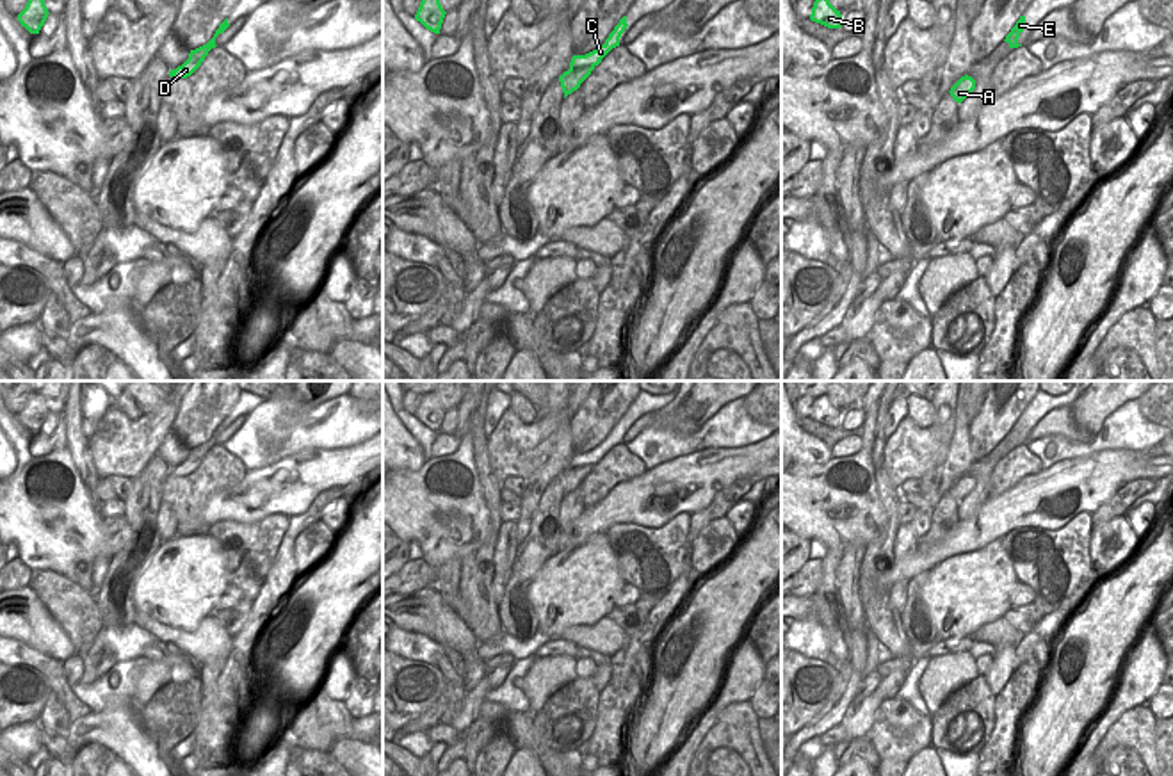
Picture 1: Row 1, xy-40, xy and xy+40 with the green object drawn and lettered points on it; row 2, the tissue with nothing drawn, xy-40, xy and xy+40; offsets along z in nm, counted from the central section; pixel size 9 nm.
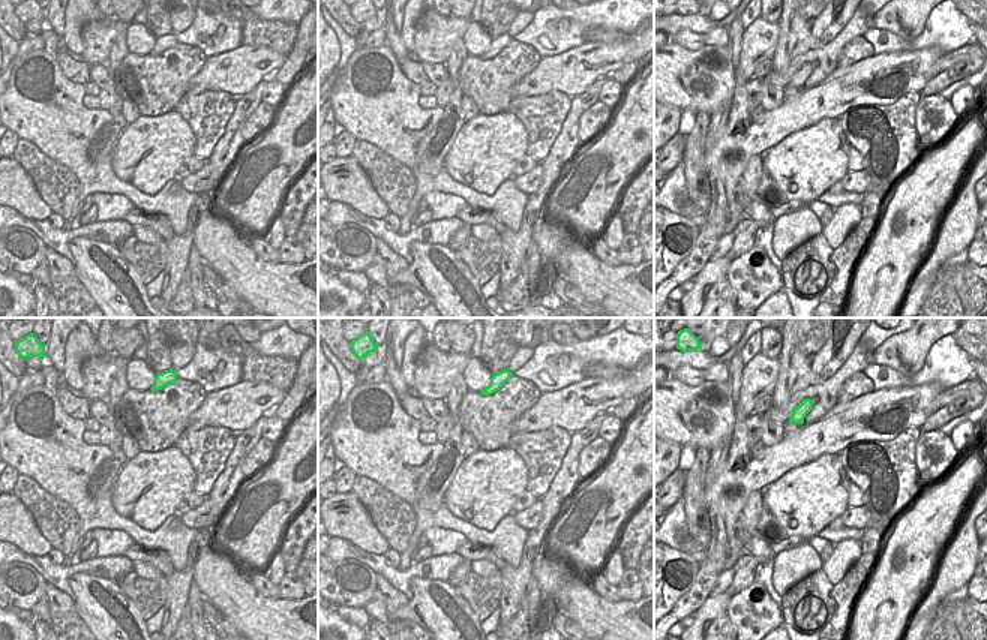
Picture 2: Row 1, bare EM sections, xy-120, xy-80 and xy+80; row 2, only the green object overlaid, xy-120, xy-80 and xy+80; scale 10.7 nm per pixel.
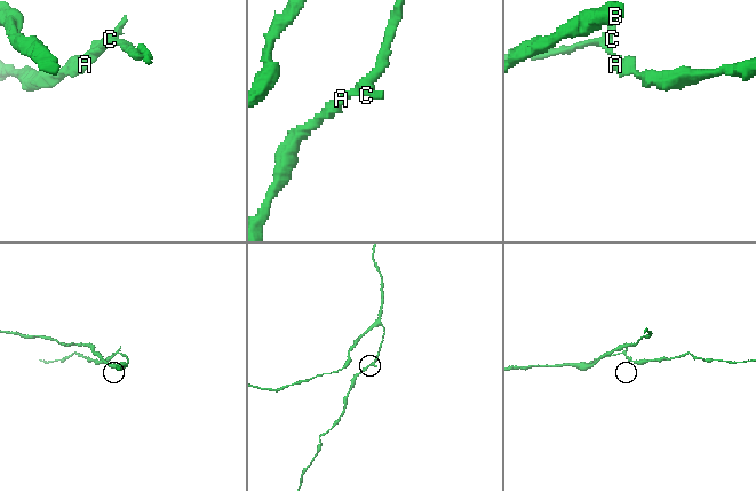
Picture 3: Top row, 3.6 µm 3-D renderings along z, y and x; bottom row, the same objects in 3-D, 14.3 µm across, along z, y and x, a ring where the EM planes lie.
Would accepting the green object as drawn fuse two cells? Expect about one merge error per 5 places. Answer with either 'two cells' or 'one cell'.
one cell

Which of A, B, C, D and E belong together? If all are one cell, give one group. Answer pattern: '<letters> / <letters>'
A B C D E

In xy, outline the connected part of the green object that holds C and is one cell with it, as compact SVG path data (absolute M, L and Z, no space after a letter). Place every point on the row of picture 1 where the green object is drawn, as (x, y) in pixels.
M623 16L603 44L586 55L571 57L570 69L559 77L564 98L580 87L612 48L619 46L619 37L627 27L627 16Z

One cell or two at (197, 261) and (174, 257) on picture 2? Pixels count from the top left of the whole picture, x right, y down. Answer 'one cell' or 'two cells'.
two cells

